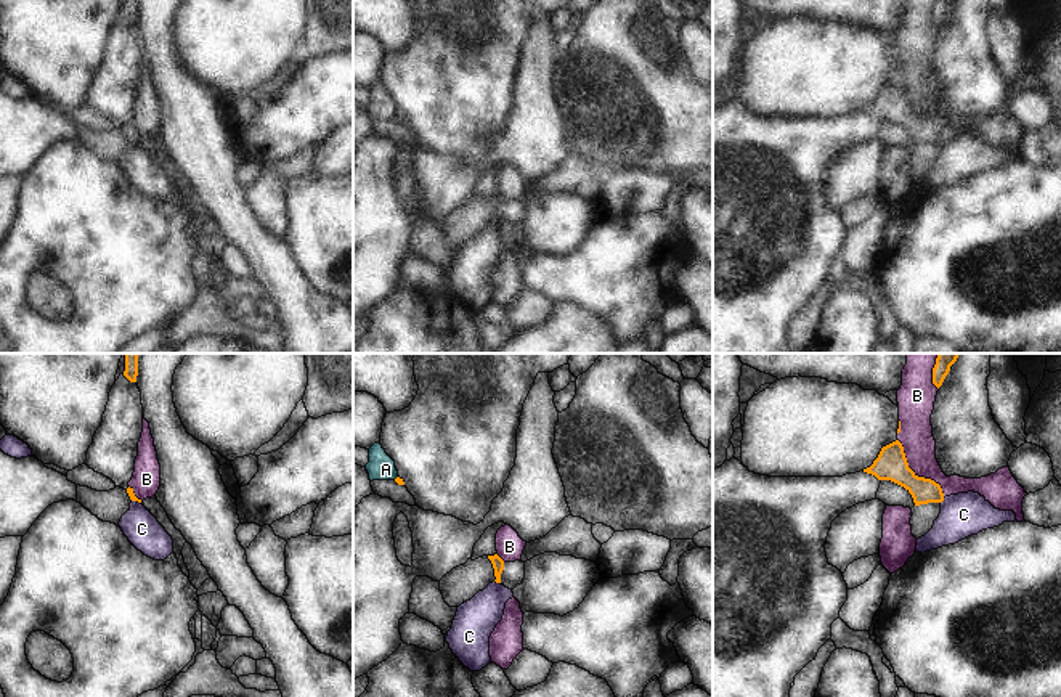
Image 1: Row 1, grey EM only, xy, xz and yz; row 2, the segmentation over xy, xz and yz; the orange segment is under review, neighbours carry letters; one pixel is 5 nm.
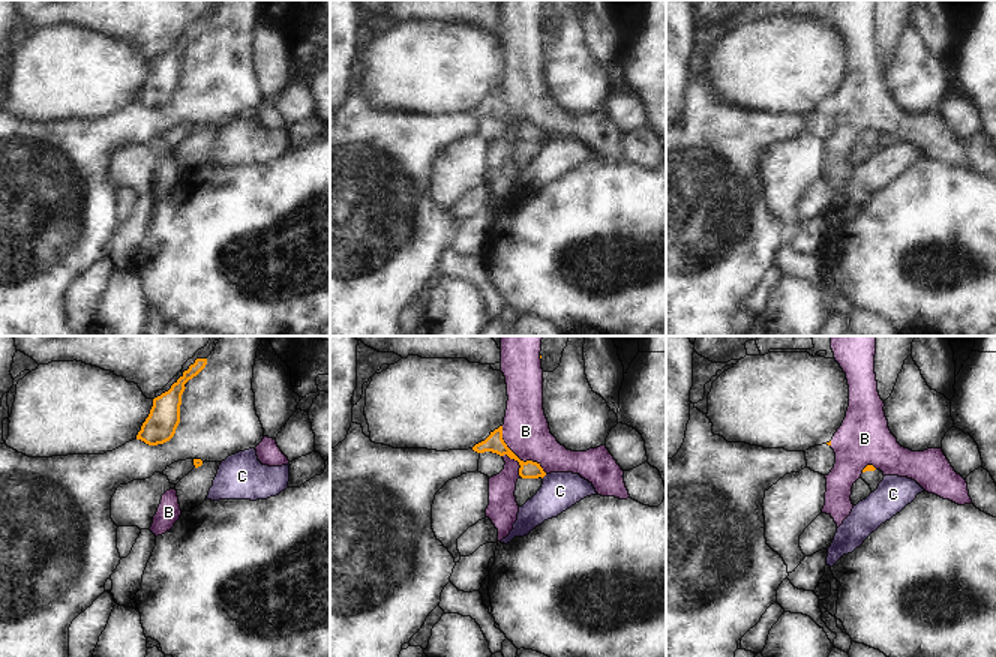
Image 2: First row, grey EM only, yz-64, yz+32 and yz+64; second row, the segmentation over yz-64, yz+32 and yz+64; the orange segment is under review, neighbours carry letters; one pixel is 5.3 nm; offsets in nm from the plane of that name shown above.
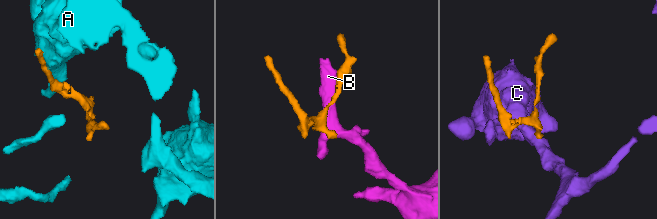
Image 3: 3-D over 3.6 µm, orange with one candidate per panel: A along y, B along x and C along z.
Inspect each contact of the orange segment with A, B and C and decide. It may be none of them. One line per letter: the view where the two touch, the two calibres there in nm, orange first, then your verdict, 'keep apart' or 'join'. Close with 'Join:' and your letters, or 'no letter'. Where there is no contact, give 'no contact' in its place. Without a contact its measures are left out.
A: no contact | keep apart
B: yz | 160/160 nm | keep apart
C: xz | 60/200 nm | keep apart
Join: no letter

